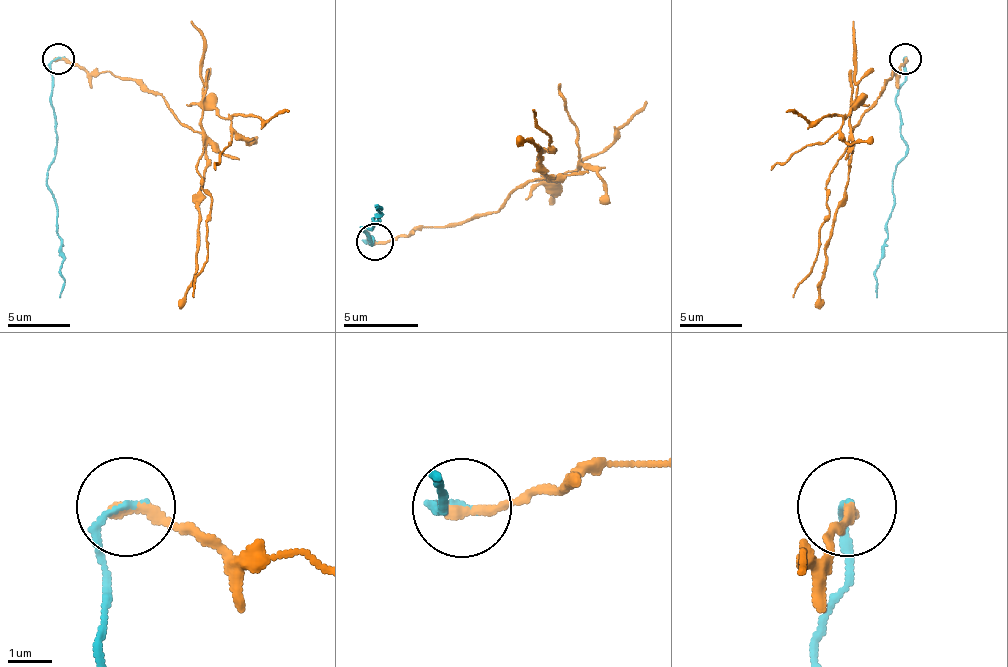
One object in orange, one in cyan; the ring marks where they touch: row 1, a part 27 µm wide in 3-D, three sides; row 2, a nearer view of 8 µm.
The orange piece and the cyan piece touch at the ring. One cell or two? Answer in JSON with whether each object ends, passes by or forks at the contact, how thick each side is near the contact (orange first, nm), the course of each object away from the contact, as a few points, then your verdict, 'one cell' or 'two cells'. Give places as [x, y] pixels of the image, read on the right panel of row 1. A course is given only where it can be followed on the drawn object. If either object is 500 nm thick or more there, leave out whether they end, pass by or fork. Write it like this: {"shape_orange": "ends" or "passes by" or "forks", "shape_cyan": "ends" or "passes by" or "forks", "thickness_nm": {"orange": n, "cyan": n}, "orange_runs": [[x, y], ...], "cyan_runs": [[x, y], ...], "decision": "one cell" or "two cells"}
{"shape_orange": "ends", "shape_cyan": "ends", "thickness_nm": {"orange": 300, "cyan": 140}, "orange_runs": [[904, 59], [857, 122], [851, 138], [851, 172], [825, 251], [825, 276], [816, 308]], "cyan_runs": [[904, 59], [895, 106], [907, 157], [895, 169], [891, 182], [895, 204], [888, 235], [876, 270], [876, 298]], "decision": "two cells"}

